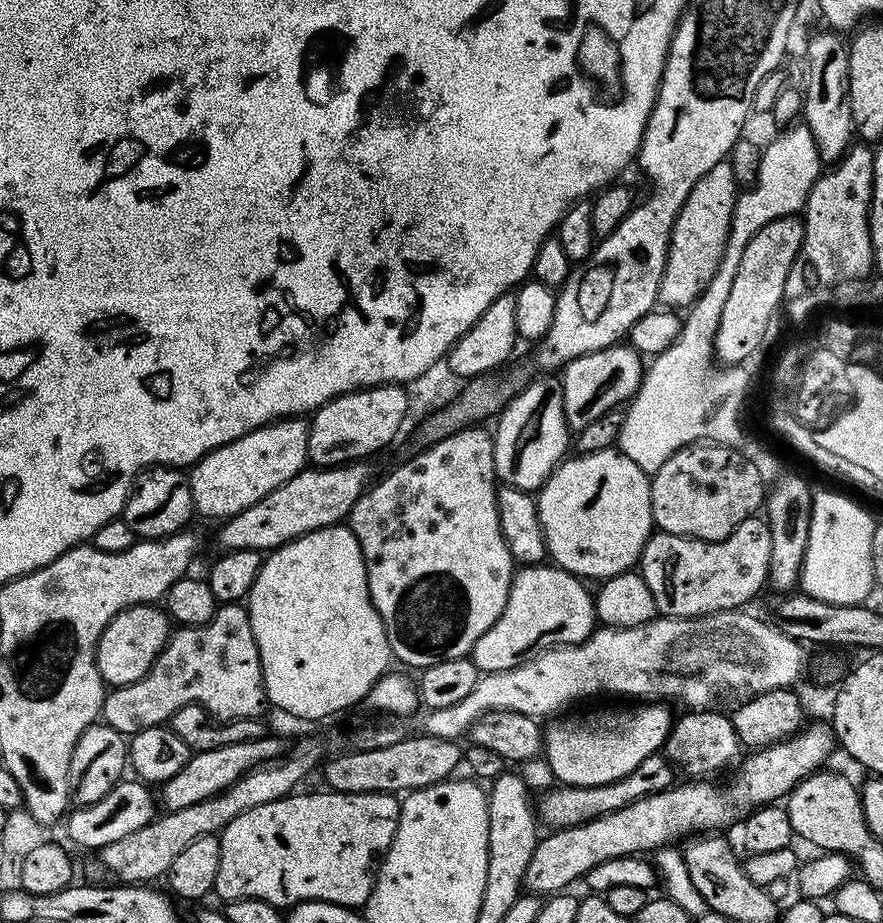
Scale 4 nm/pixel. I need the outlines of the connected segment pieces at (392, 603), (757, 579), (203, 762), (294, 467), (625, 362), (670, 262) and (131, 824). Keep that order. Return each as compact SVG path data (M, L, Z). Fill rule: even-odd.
M473 426L458 430L458 434L450 434L450 438L442 438L432 448L417 451L416 456L409 458L405 464L400 464L385 480L380 480L371 485L364 495L354 502L352 512L346 521L347 527L351 528L354 538L358 538L358 546L362 550L362 558L368 575L368 593L372 604L378 610L378 614L384 623L388 645L393 657L404 664L409 664L415 670L423 670L434 666L438 662L446 662L450 658L462 658L468 656L472 647L498 622L502 610L506 610L508 595L512 589L514 575L514 561L506 542L502 538L502 530L498 522L498 506L496 505L496 490L498 477L494 466L494 446L492 445L493 433L487 432L487 427Z
M753 518L742 522L724 540L691 540L689 536L675 536L669 532L657 531L649 536L646 546L642 550L638 561L640 577L650 586L650 594L654 594L656 611L660 616L709 616L715 612L730 612L745 607L747 600L752 600L760 592L760 587L765 587L768 578L768 563L770 562L770 530L763 519Z
M266 734L254 742L233 742L231 746L218 746L214 750L189 755L186 766L182 766L182 770L178 770L174 778L163 783L163 807L168 810L182 810L182 806L194 806L194 802L202 802L206 798L216 796L219 792L224 792L248 772L281 756L280 740L272 734Z
M300 418L278 420L226 446L214 449L190 468L192 503L204 516L227 518L254 506L270 490L304 471L308 459L308 424Z
M631 346L603 348L568 361L562 369L560 385L569 429L573 433L581 432L594 422L594 418L602 418L607 412L615 412L627 405L640 388L645 371L645 361Z
M731 163L714 166L690 190L672 227L668 242L668 257L660 283L659 303L668 310L684 310L695 304L701 292L706 290L710 278L718 270L718 262L728 242L728 227L736 205L738 185Z
M121 779L106 794L106 798L98 798L98 802L76 806L67 813L68 836L80 848L93 848L99 850L110 846L118 838L126 838L126 834L134 834L134 830L142 830L158 815L158 800L152 797L153 789L139 779ZM152 791L152 792L151 792Z

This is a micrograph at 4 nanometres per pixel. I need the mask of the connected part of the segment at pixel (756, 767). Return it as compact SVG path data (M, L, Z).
M831 723L810 724L800 728L785 740L755 749L751 753L752 757L745 762L744 769L737 774L736 784L728 784L723 788L720 784L708 784L712 782L707 779L696 778L691 782L684 782L688 784L677 783L666 789L665 792L642 798L622 810L600 816L597 820L588 820L585 824L579 824L573 828L557 828L549 831L547 833L549 836L545 840L543 837L536 841L536 849L530 858L530 866L526 866L523 887L529 893L545 898L563 893L565 890L571 889L568 887L579 876L580 879L587 877L588 872L594 870L594 866L598 866L598 862L606 862L610 858L618 858L619 856L650 854L658 848L675 845L693 834L712 834L717 830L724 830L720 828L728 828L732 823L735 825L737 822L743 821L744 817L757 806L770 804L787 797L796 784L802 782L823 765L820 763L831 754L832 747L835 749L838 744L836 732L832 729Z

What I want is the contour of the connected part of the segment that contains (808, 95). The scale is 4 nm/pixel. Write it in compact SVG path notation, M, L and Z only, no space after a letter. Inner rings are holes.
M835 31L816 32L808 40L808 77L802 83L803 127L810 130L821 161L831 166L844 157L854 142L848 97L848 44Z

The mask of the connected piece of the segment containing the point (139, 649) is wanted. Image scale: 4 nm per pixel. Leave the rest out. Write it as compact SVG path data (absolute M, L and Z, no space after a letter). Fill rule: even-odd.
M139 604L123 608L102 630L96 644L96 665L105 685L121 688L143 678L154 666L158 654L168 645L170 617L156 604Z

